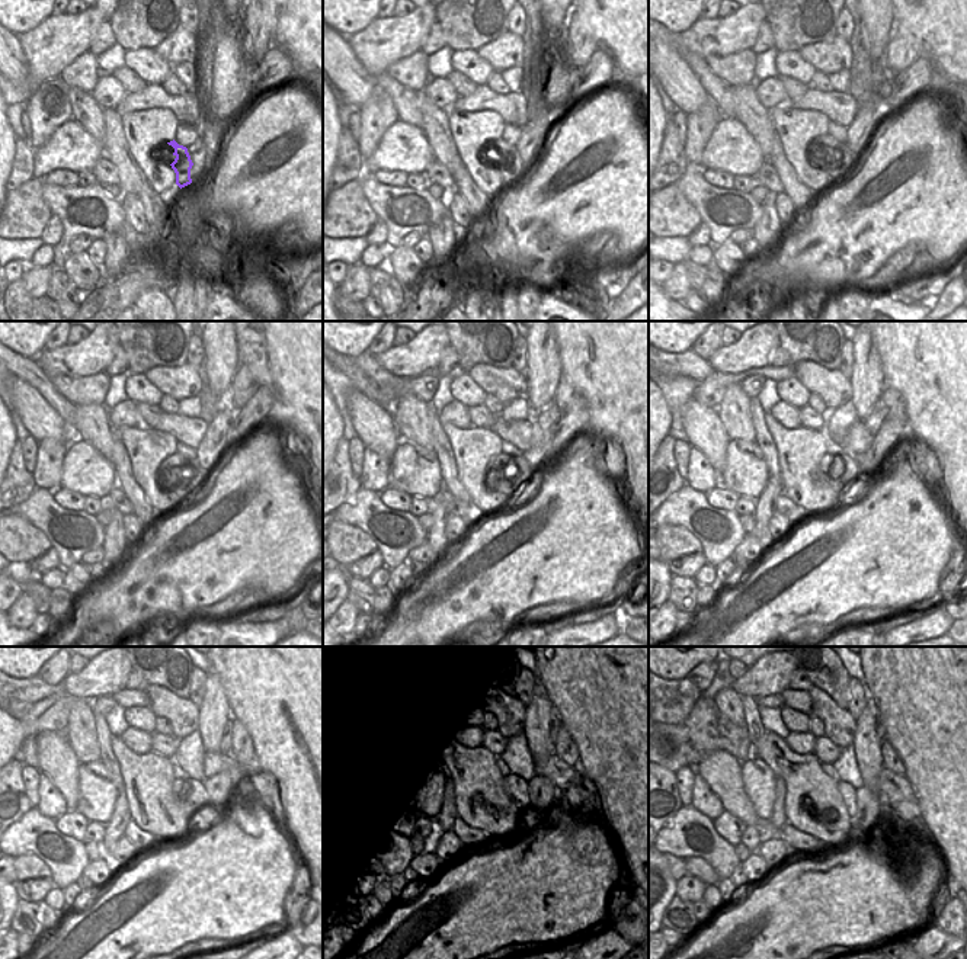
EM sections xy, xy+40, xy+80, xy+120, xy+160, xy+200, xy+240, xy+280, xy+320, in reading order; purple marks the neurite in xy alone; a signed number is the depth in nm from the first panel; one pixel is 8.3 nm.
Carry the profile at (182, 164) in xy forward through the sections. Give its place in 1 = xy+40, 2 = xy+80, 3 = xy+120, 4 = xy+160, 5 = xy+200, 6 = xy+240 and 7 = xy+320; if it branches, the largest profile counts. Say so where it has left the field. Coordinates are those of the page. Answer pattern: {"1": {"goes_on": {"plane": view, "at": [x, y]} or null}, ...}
{"1": {"goes_on": {"plane": "xy+40", "at": [511, 166]}}, "2": {"goes_on": {"plane": "xy+80", "at": [838, 159]}}, "3": {"goes_on": {"plane": "xy+120", "at": [188, 484]}}, "4": {"goes_on": {"plane": "xy+160", "at": [502, 462]}}, "5": {"goes_on": {"plane": "xy+200", "at": [829, 462]}}, "6": {"goes_on": {"plane": "xy+240", "at": [191, 792]}}, "7": {"goes_on": {"plane": "xy+320", "at": [848, 794]}}}

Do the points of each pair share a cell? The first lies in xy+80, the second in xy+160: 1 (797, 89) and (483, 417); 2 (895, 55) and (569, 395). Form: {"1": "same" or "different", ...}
{"1": "same", "2": "same"}

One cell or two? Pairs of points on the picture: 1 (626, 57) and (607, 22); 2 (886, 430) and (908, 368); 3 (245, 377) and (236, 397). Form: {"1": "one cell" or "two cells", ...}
{"1": "one cell", "2": "two cells", "3": "one cell"}

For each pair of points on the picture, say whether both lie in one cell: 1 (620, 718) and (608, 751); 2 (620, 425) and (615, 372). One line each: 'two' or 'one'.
1: one
2: one

